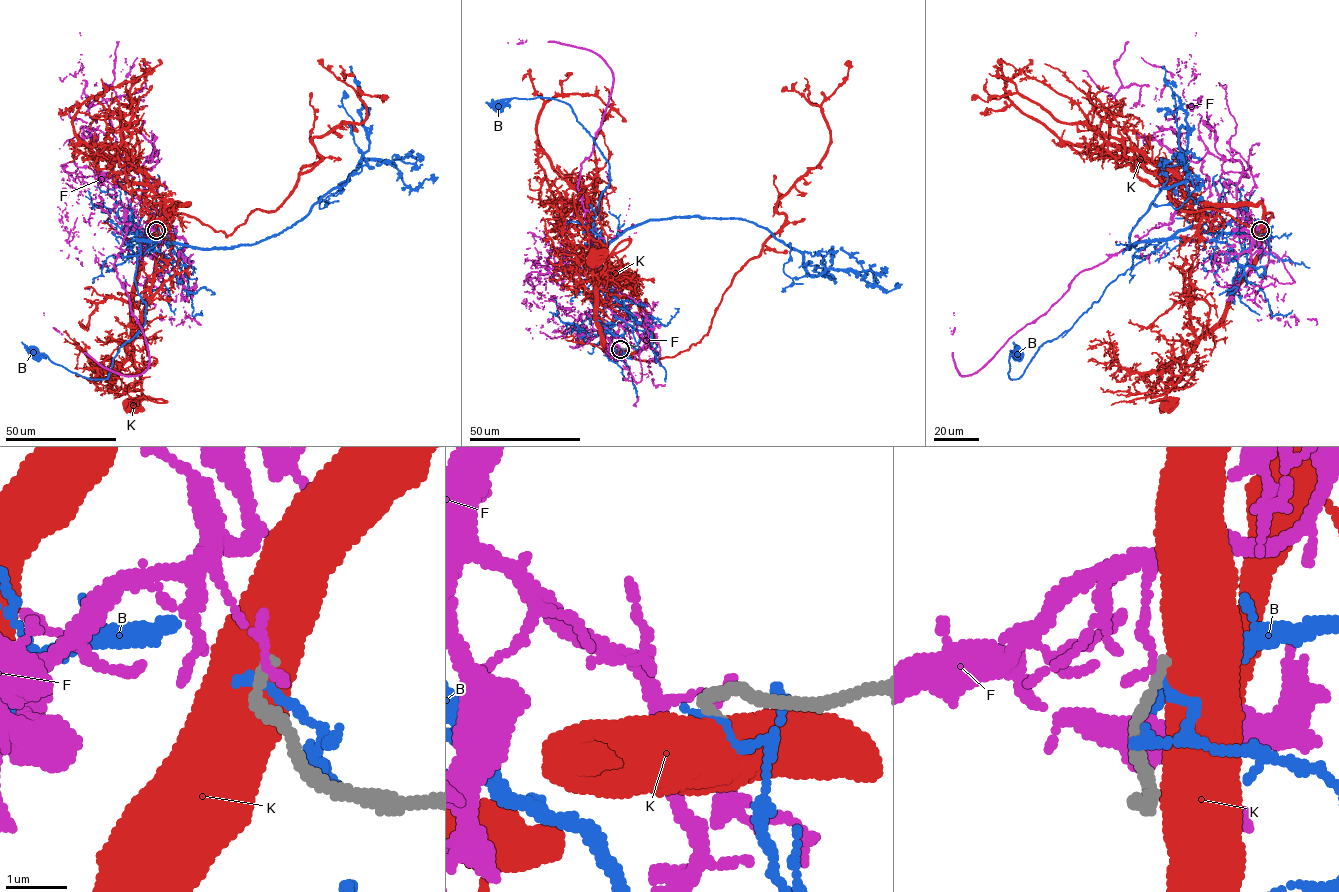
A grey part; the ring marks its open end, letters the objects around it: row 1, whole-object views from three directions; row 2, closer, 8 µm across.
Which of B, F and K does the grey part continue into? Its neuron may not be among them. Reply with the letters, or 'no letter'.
no letter

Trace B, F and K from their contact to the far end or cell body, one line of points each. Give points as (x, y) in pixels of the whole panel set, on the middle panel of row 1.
B: (620, 349), (620, 359), (591, 292), (609, 162), (568, 104), (512, 98), (498, 106)
F: (620, 349), (612, 337), (631, 305), (587, 276), (577, 185), (612, 70), (586, 50), (508, 42)
K: (620, 349), (609, 349), (605, 346), (597, 322), (596, 276), (603, 270), (608, 256), (595, 257)

